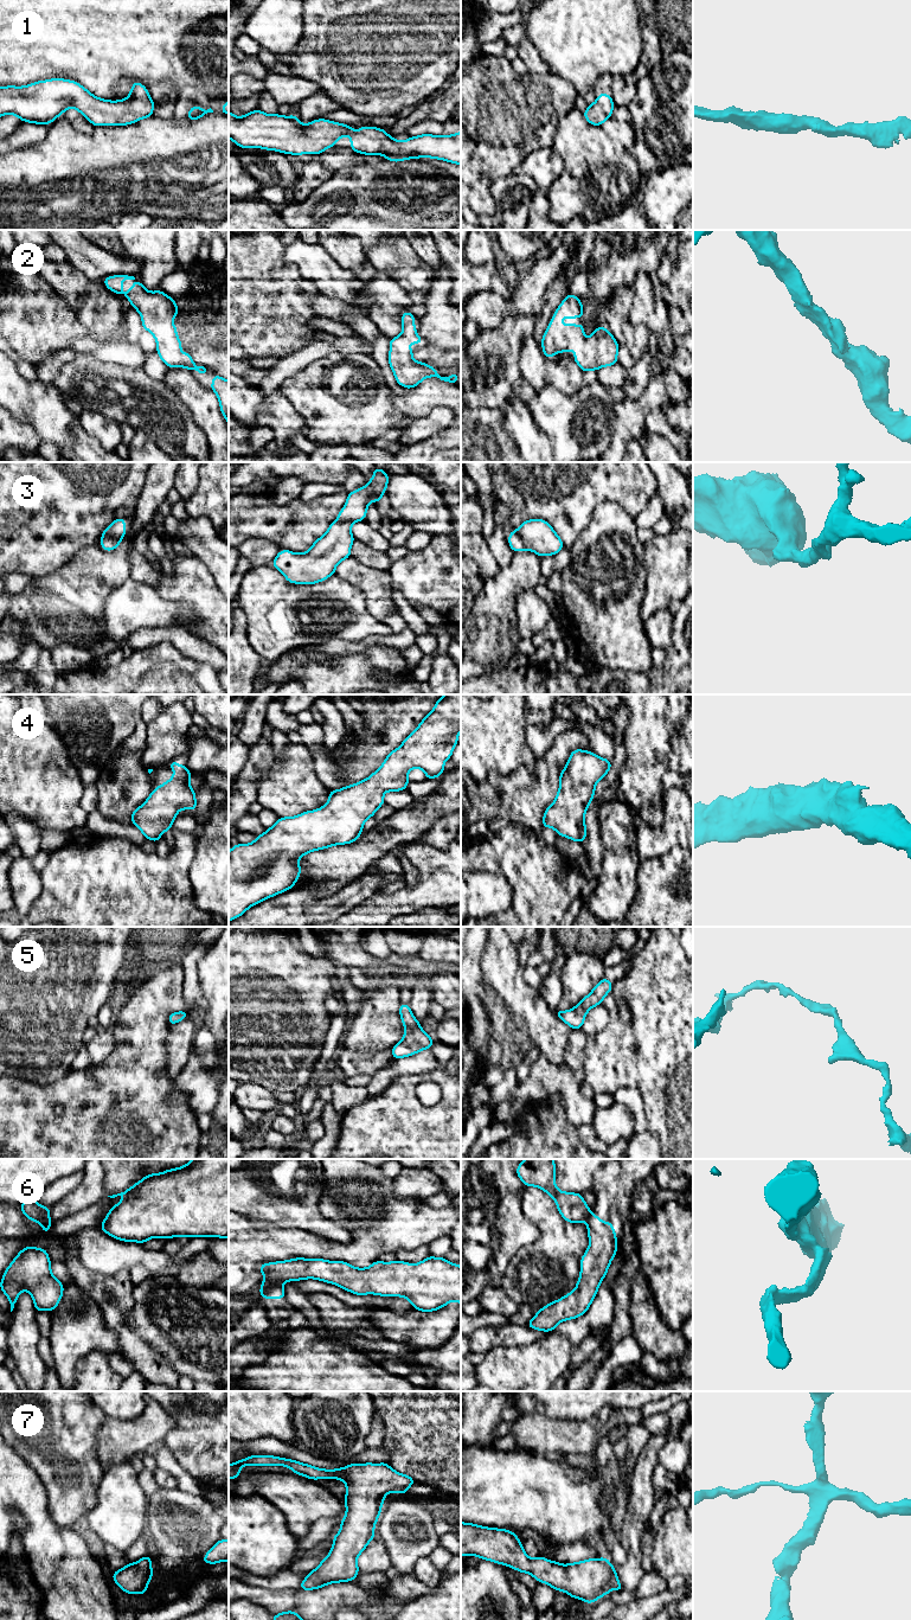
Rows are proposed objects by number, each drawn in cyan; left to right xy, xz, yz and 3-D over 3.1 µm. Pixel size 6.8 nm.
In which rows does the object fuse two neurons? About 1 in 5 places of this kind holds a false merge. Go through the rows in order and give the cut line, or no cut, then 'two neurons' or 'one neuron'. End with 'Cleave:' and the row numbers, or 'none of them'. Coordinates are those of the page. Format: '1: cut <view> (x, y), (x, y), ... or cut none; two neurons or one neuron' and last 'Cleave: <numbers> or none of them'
1: cut none; one neuron
2: cut none; one neuron
3: cut none; one neuron
4: cut none; one neuron
5: cut none; one neuron
6: cut xz (281, 1284), (261, 1289); two neurons
7: cut none; one neuron
Cleave: 6

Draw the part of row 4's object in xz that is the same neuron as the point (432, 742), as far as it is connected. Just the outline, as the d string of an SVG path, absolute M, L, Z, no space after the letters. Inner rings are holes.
M444 694L417 729L406 736L399 748L387 754L379 769L366 780L331 790L323 807L296 817L278 818L275 825L257 835L251 844L232 846L229 851L229 921L242 916L252 905L294 888L302 871L299 859L304 854L354 843L363 833L365 821L385 803L384 793L406 789L408 775L412 768L423 770L426 779L440 777L444 771L444 762L450 758L457 744L460 731L461 694Z

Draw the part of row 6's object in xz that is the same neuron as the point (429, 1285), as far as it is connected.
M429 1256L424 1261L411 1264L399 1260L392 1262L376 1261L367 1268L355 1268L342 1261L327 1261L323 1259L290 1259L263 1263L259 1266L264 1280L261 1289L287 1281L315 1279L336 1285L353 1294L376 1294L381 1296L403 1296L415 1310L432 1312L455 1300L461 1305L461 1266L447 1261L444 1257Z

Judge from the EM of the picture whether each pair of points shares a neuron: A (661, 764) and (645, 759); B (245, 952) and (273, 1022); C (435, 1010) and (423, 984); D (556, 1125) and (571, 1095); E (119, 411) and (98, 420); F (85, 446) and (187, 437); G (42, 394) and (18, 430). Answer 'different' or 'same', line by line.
A: same
B: same
C: different
D: different
E: different
F: different
G: different

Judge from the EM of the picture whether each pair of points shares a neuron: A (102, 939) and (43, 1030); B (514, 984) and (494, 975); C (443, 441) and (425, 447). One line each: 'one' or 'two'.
A: one
B: one
C: one

